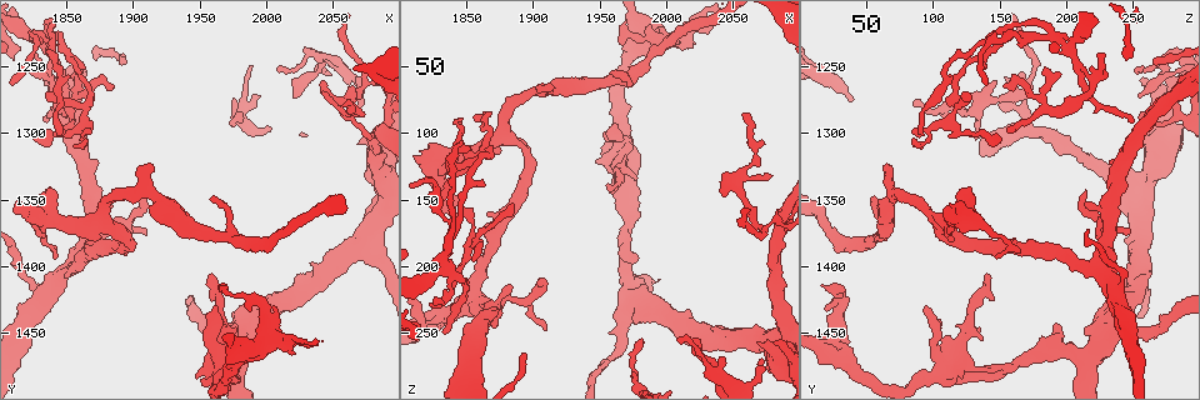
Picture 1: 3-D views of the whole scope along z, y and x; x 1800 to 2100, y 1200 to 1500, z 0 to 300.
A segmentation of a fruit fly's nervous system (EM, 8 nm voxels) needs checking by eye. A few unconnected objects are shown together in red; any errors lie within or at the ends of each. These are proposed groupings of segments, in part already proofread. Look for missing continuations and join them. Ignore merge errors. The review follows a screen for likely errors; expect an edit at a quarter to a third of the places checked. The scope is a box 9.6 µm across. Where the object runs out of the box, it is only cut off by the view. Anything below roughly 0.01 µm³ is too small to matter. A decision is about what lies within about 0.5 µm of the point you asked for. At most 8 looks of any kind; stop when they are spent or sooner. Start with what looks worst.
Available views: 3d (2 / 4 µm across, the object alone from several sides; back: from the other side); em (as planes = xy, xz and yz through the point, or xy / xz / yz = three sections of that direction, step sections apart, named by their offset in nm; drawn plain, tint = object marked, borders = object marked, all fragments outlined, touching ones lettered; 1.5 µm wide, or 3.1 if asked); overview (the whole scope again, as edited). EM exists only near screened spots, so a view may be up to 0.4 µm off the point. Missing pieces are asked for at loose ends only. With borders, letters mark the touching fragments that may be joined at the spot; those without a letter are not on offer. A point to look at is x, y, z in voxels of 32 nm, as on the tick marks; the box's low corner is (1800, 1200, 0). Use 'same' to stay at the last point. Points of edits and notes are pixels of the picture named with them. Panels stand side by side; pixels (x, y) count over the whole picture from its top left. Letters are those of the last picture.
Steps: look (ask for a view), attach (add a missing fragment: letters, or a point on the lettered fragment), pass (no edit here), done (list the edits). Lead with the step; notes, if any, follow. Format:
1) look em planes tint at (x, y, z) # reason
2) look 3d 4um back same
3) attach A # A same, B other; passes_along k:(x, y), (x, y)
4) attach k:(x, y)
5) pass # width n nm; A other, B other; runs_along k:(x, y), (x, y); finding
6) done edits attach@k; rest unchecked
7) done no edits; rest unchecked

look em planes borders at (1884, 1354, 214)

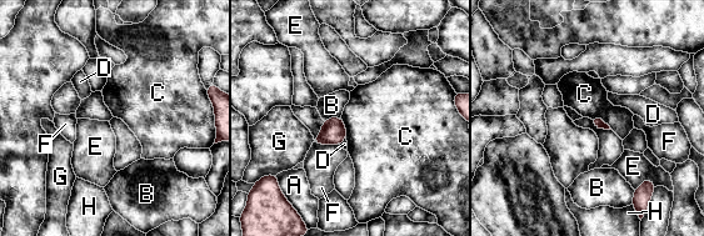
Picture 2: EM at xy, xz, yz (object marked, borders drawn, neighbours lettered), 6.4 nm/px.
pass # A other, B other, C other, D other, E other, F other, G other, H other; border 2:(590, 118), (599, 116), (612, 129); none of them fits

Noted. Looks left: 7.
look 3d 2um at (2008, 1430, 34)

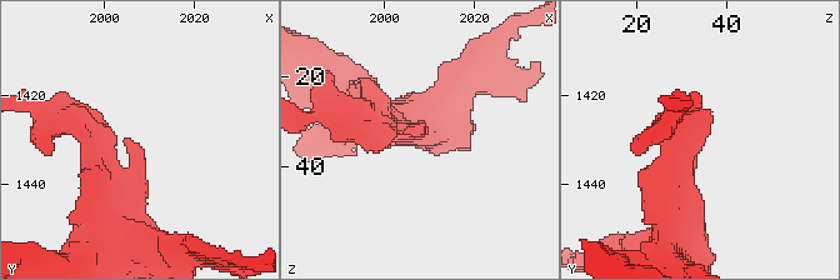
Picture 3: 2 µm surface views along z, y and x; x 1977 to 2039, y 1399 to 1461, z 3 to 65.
look em xz step 8 tint at (2007, 1432, 32) # shape alone is not enough

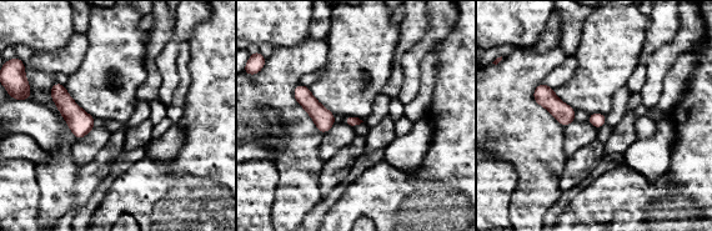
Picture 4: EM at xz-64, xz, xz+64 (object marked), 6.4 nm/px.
look em yz step 8 borders same # cut it another way

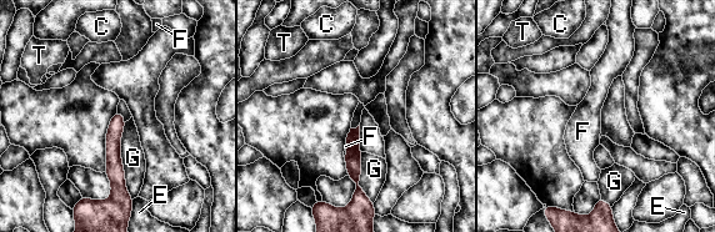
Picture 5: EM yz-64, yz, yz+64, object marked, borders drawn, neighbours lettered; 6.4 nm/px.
pass # longest_contact G 500 nm; C other, E other, F other, G other, T other; no lettered fragment goes on from it

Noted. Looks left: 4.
look 3d 4um at (1974, 1272, 282) # an open end

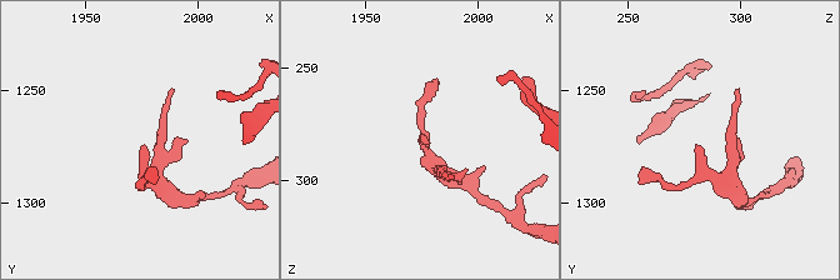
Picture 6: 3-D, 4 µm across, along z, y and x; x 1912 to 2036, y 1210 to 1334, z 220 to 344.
look em planes plain at (1974, 1274, 282)

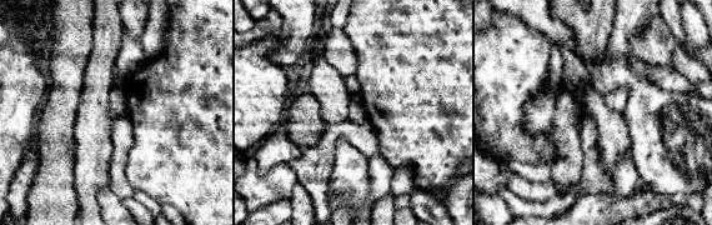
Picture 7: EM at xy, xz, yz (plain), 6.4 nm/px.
look em planes borders same

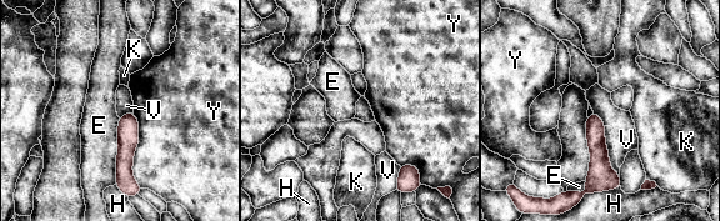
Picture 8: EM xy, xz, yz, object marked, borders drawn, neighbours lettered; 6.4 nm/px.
pass # E other, H other, K other, V other, Y other; runs_along 8:(594, 116), (600, 170), (614, 184); none of them fits

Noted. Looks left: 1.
done no edits; rest unchecked

